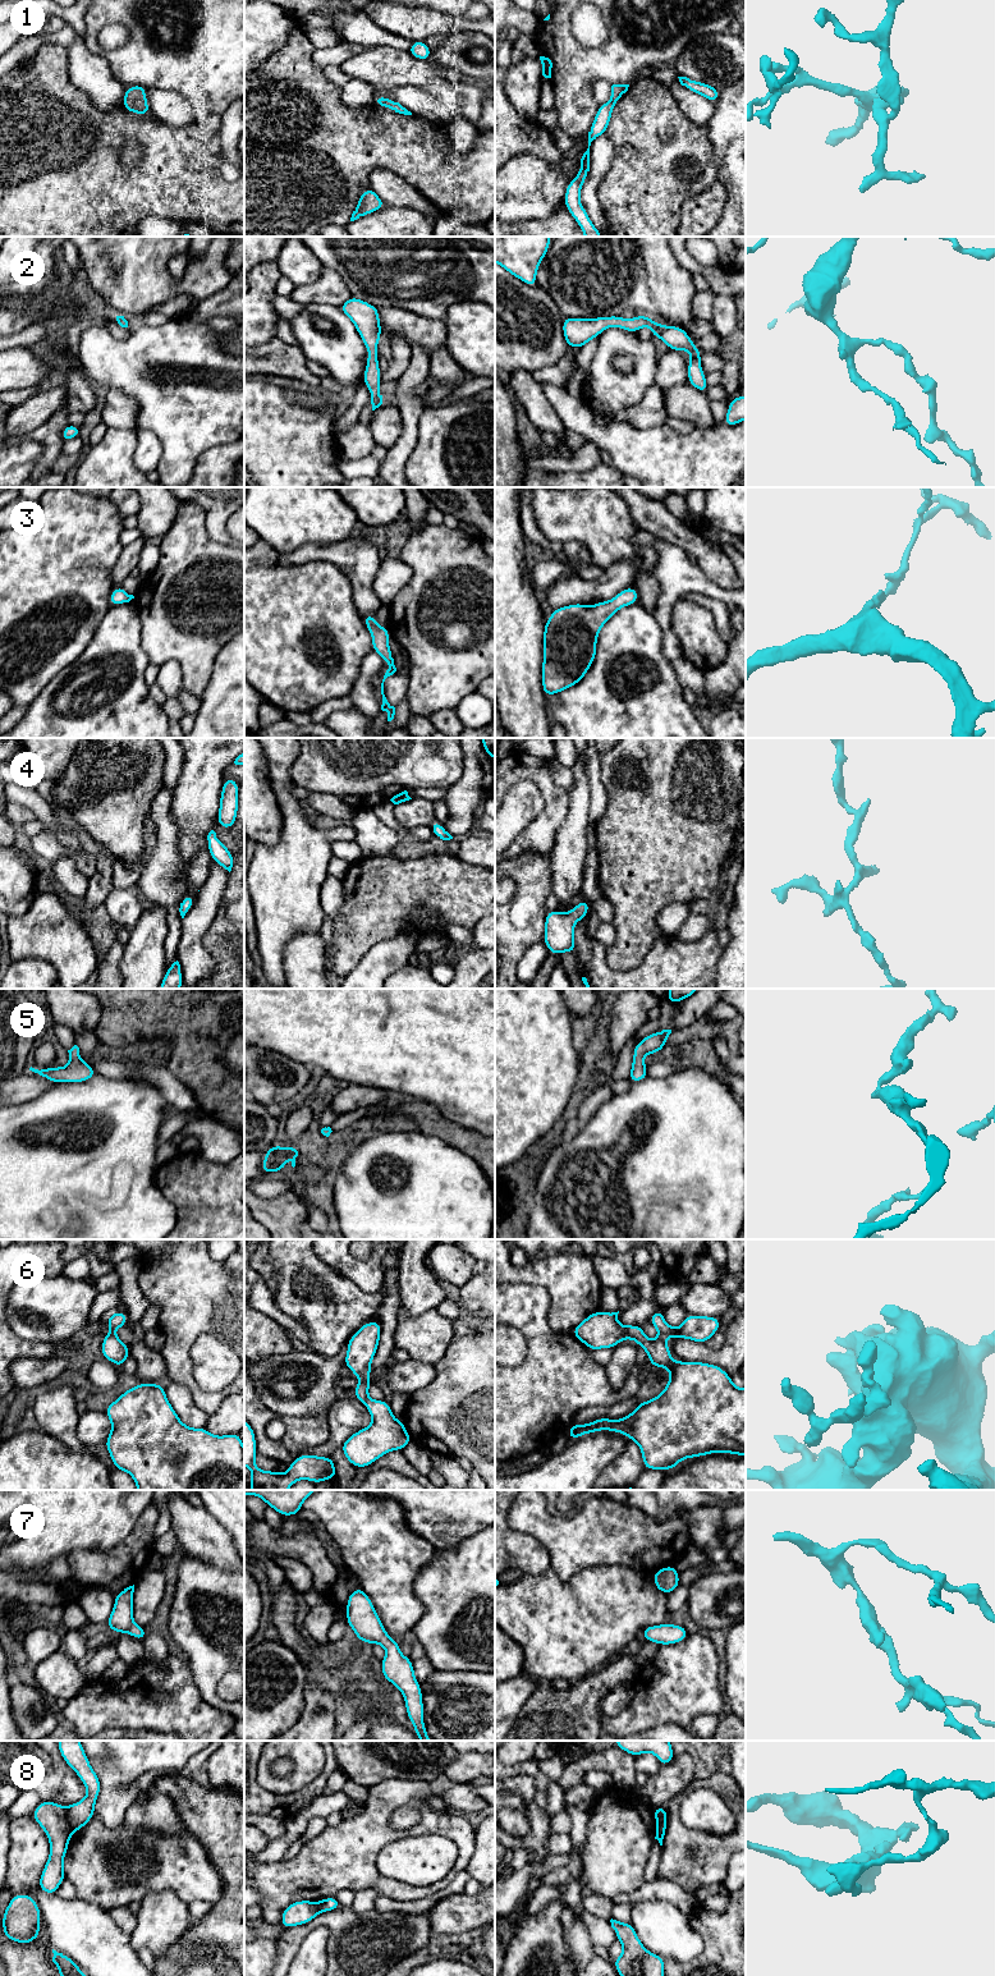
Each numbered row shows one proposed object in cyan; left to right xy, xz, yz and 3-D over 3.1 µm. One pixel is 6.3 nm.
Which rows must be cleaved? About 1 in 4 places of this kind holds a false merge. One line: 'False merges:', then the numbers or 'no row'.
False merges: 8

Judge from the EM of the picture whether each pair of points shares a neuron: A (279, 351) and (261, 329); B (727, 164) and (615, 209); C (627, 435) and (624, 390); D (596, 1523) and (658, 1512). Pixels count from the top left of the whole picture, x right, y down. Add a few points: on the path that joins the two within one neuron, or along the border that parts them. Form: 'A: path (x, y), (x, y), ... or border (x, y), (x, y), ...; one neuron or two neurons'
A: border (274, 335), (257, 348); two neurons
B: border (709, 138), (712, 146), (718, 179); two neurons
C: border (592, 415), (600, 425), (610, 423); two neurons
D: border (624, 1504), (643, 1511), (659, 1522), (675, 1517); two neurons

